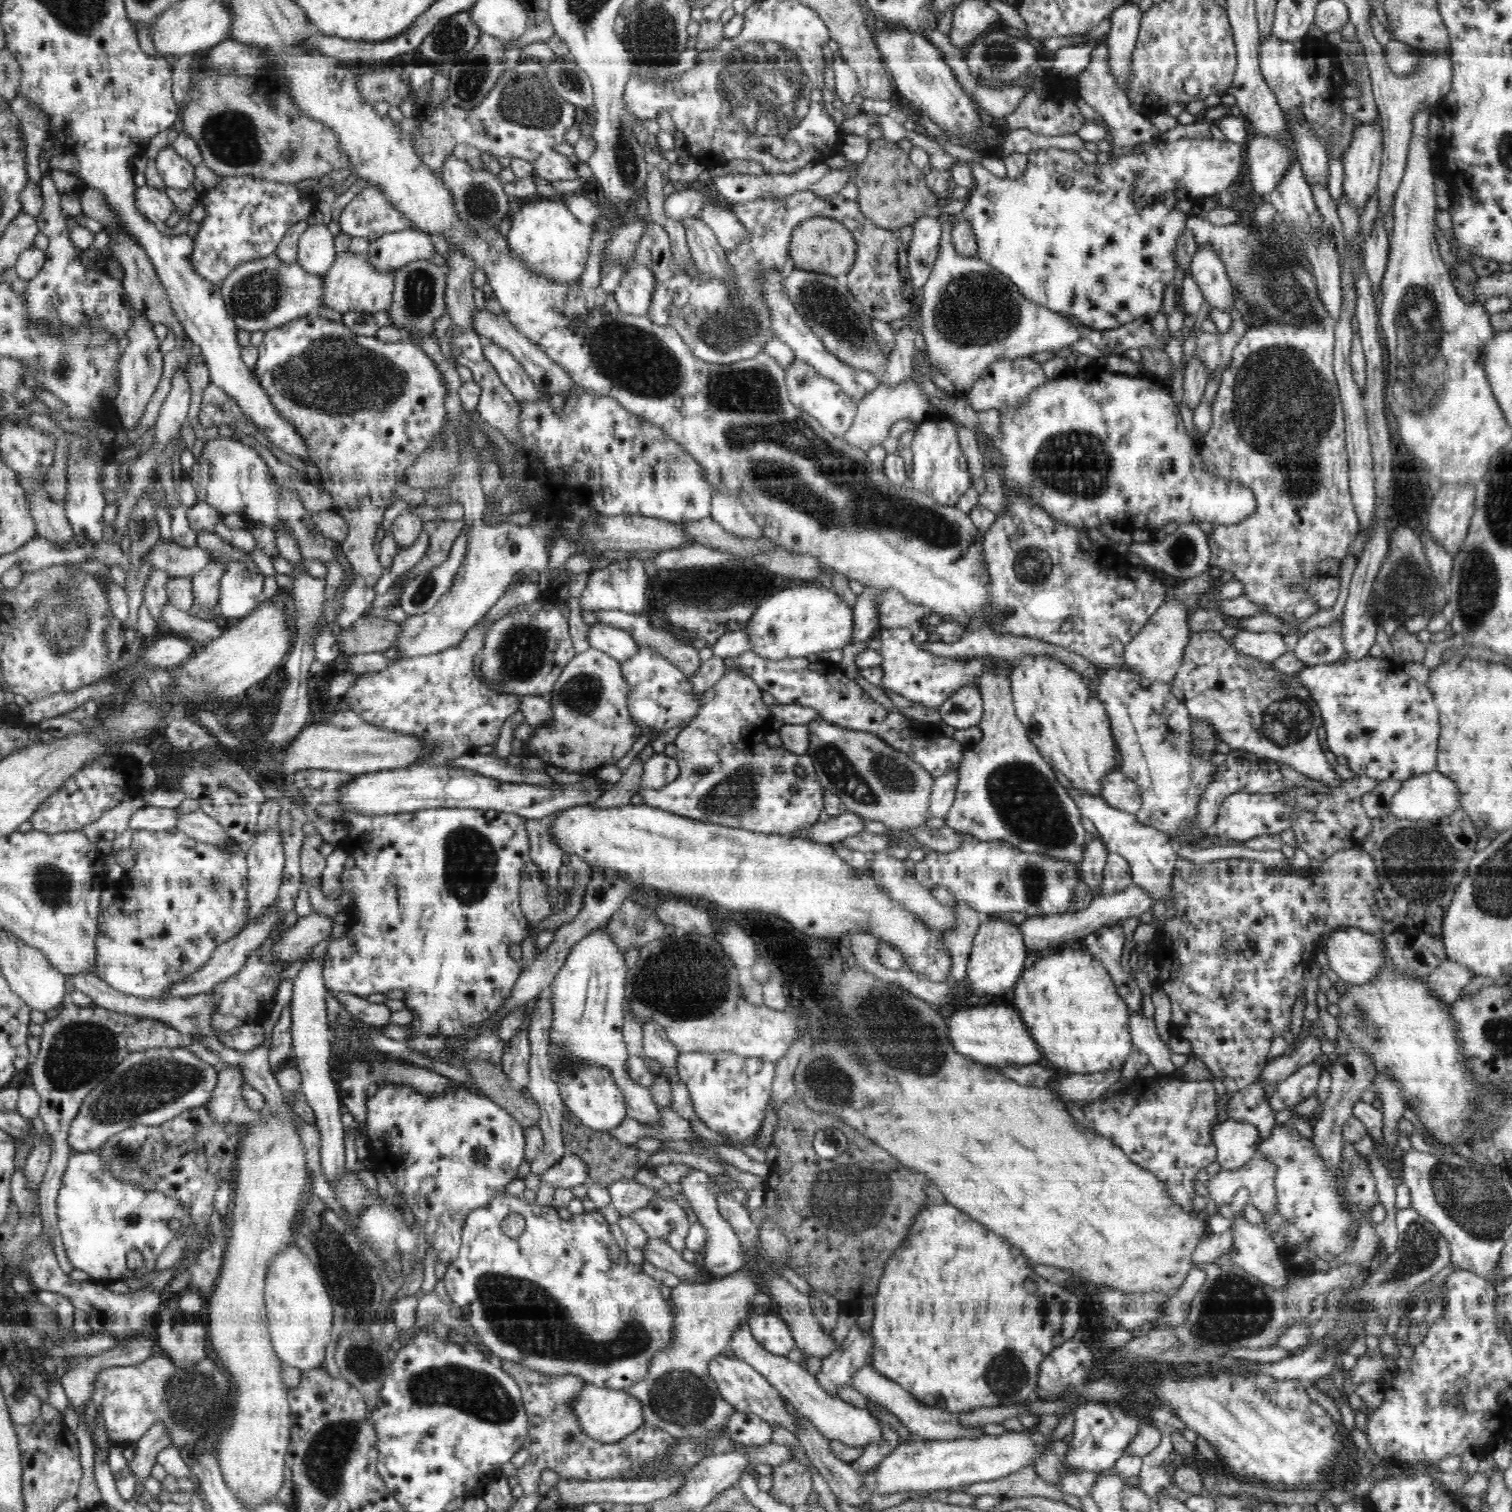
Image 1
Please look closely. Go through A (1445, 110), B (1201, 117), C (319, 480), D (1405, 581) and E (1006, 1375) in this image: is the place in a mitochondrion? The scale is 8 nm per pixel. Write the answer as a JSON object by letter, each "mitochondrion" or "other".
{"A":"other","B":"other","C":"other","D":"mitochondrion","E":"mitochondrion"}

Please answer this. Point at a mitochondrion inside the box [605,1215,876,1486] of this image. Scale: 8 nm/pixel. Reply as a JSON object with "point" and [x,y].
{"point":[680,1397]}

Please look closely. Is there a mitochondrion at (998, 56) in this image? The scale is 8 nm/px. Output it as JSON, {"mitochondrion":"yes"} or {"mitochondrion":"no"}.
{"mitochondrion":"yes"}

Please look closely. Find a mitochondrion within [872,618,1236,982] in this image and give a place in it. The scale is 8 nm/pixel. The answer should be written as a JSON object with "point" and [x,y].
{"point":[1025,803]}

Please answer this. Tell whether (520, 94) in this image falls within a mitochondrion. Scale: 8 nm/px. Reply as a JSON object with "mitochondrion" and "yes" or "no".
{"mitochondrion":"yes"}

